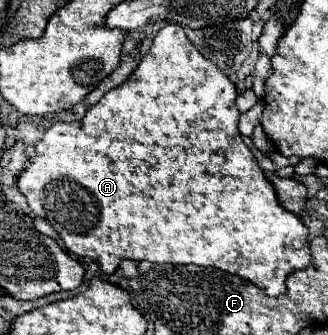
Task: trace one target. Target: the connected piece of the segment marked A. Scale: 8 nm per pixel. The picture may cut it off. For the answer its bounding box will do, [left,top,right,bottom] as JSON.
[19,25,311,297]

